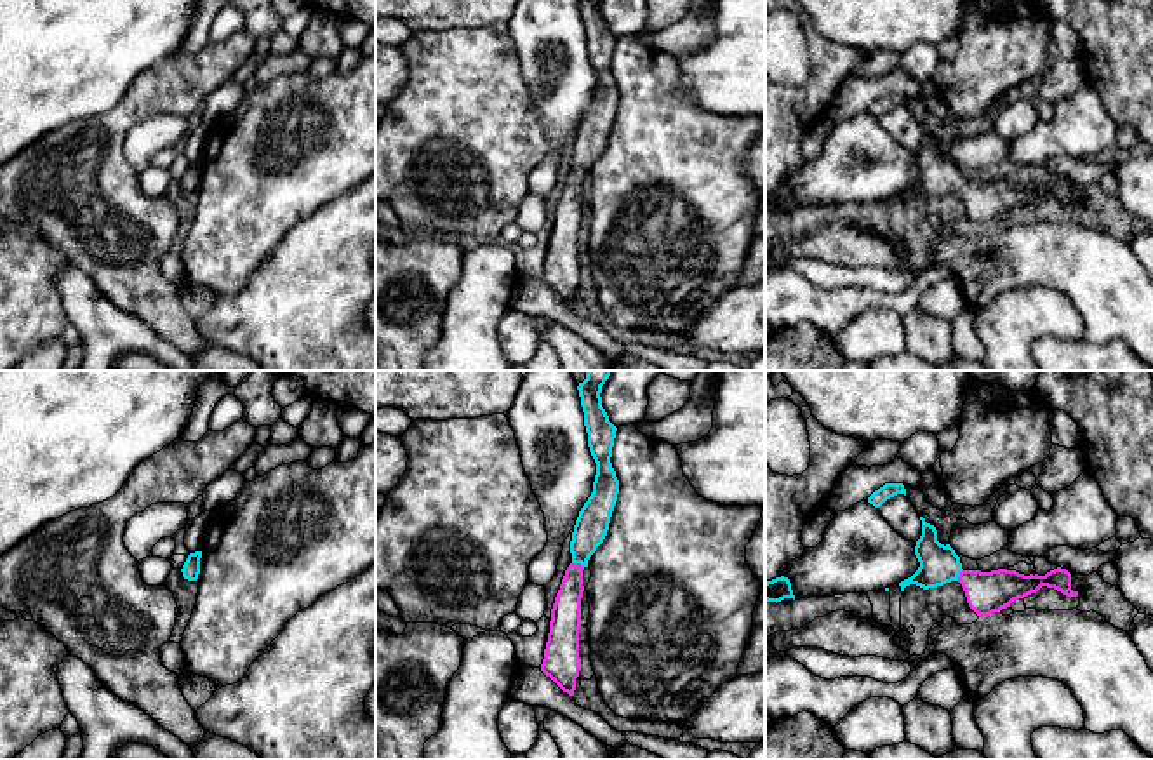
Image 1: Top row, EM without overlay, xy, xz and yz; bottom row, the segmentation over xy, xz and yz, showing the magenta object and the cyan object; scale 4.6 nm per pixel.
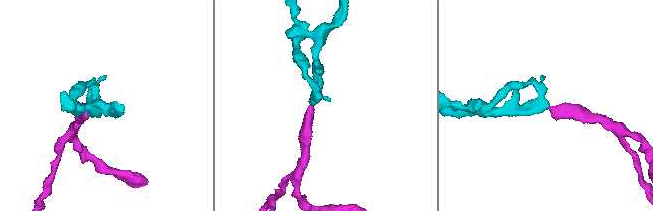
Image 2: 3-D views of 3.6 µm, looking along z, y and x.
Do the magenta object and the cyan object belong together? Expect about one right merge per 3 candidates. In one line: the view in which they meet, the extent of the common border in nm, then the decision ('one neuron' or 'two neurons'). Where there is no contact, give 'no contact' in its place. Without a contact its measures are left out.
xz | 60 nm | one neuron

